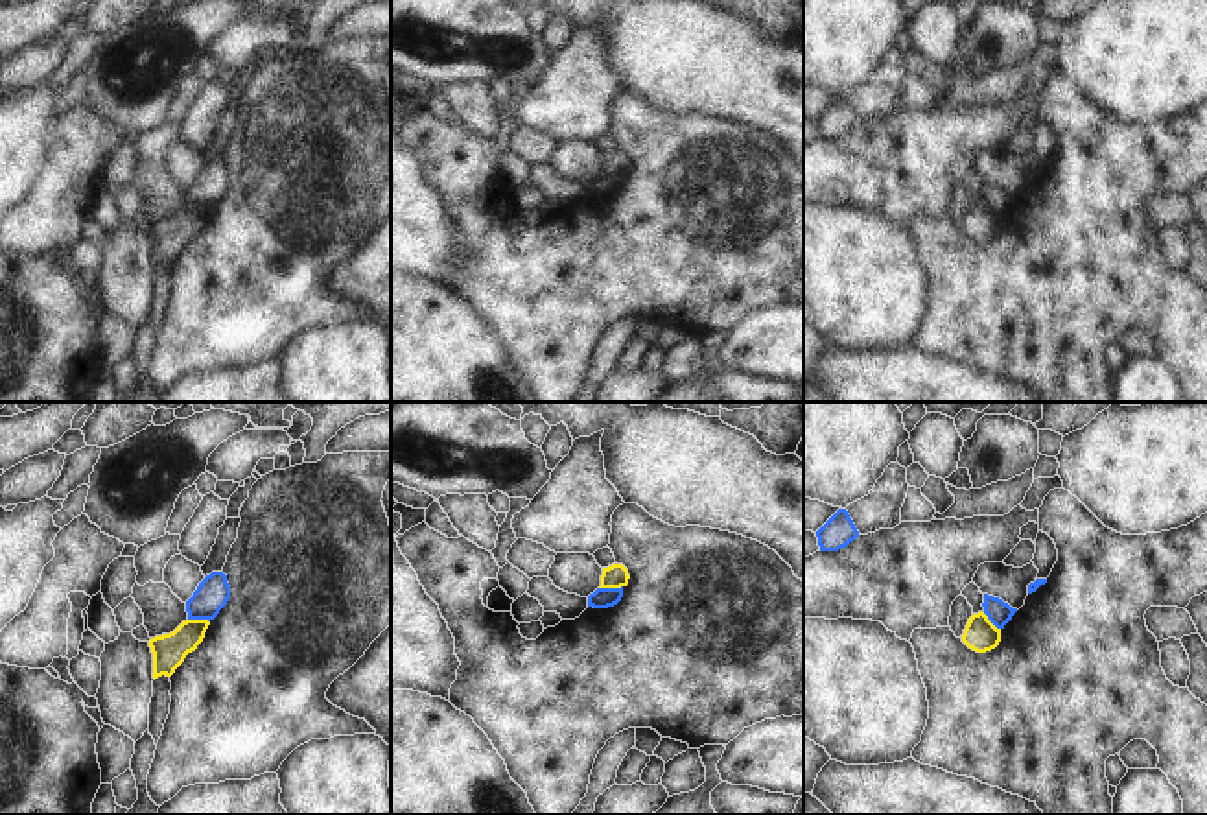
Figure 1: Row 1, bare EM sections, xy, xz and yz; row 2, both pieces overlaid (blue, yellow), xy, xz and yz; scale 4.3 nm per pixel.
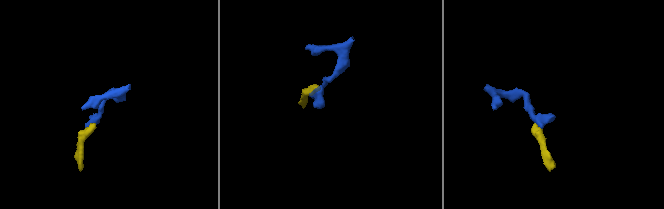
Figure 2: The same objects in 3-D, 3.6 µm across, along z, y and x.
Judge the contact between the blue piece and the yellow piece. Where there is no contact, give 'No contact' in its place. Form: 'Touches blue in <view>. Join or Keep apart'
Touches blue in xz. Keep apart.

